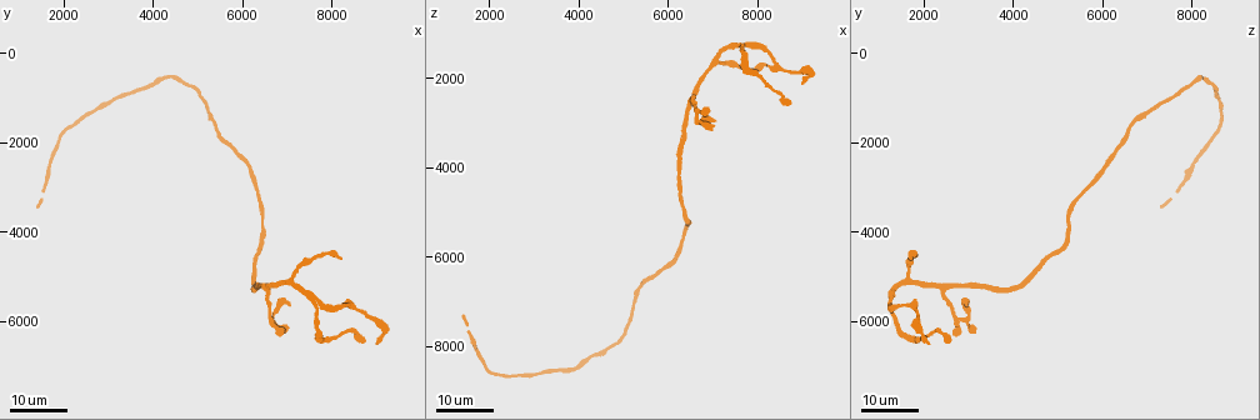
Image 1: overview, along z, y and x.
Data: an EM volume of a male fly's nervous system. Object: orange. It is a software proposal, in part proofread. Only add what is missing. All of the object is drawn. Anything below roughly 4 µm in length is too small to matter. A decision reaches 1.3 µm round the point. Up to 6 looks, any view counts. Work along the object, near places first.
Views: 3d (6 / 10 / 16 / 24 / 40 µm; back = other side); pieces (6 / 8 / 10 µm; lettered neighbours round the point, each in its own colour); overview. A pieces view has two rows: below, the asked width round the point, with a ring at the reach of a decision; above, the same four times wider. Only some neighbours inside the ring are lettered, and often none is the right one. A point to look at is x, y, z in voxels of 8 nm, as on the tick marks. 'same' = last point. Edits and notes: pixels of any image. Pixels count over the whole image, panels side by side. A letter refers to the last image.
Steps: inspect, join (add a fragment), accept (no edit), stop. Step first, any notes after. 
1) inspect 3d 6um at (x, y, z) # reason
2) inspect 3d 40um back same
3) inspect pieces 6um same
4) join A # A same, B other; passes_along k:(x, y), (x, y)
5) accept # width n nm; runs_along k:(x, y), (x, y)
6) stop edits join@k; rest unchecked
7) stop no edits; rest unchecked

inspect 3d 24um at (6900, 6300, 2800) # an open end

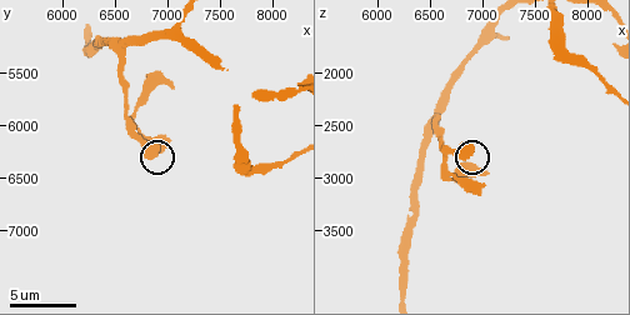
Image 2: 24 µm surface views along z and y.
inspect pieces 10um at (6860, 6280, 2740) # what lies round it

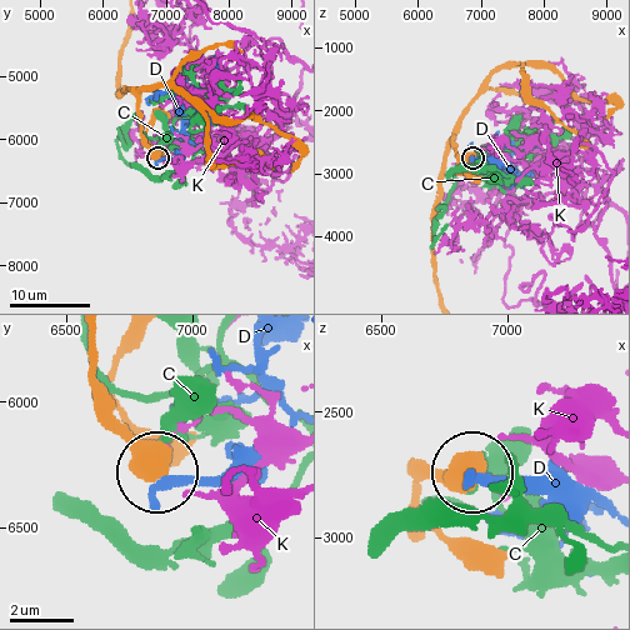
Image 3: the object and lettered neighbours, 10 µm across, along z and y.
accept # C other, D other, K other; runs_along 3:(88, 341), (98, 406), (158, 471); none of them fits

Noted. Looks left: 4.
inspect pieces 6um at (7020, 5600, 2940) # branch stops here

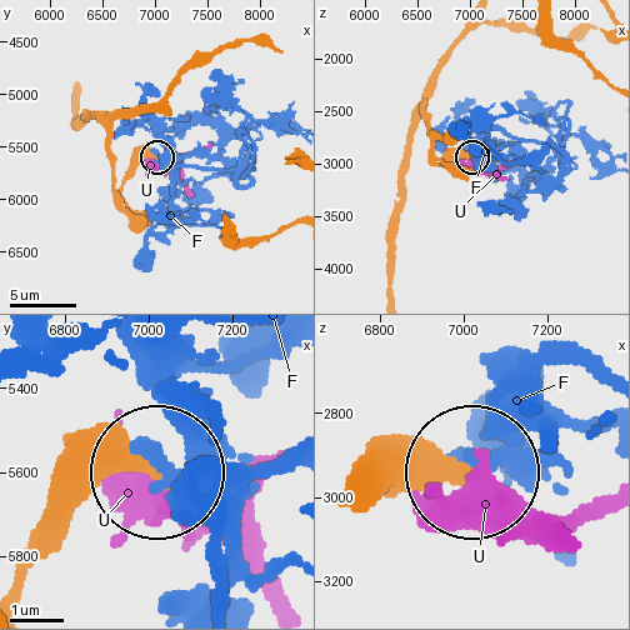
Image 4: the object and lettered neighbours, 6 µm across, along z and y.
accept # F other, U other; no lettered fragment goes on from it

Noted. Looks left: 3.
inspect 3d 16um at (9050, 6450, 2100) # an open end

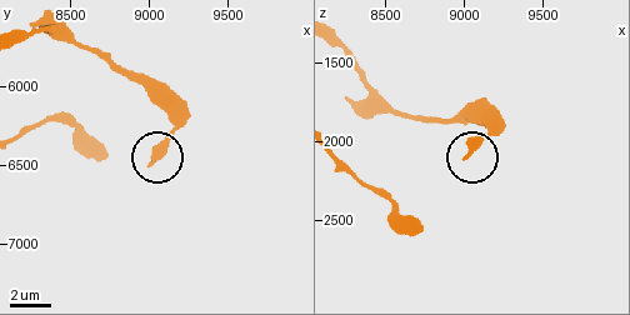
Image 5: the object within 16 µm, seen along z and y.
inspect pieces 8um same

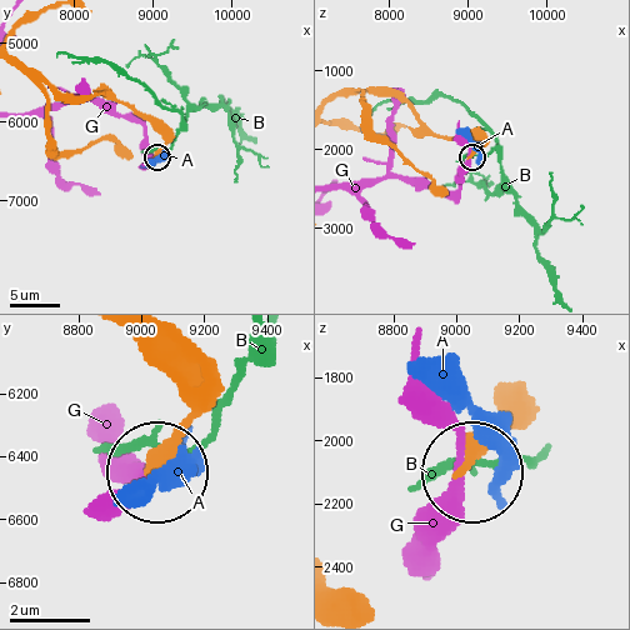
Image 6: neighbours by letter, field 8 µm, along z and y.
accept # A other, B other, G other; runs_along 6:(356, 93), (399, 96), (436, 134), (476, 139), (473, 155); no lettered fragment goes on from it

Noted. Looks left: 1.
stop no edits; rest unchecked

